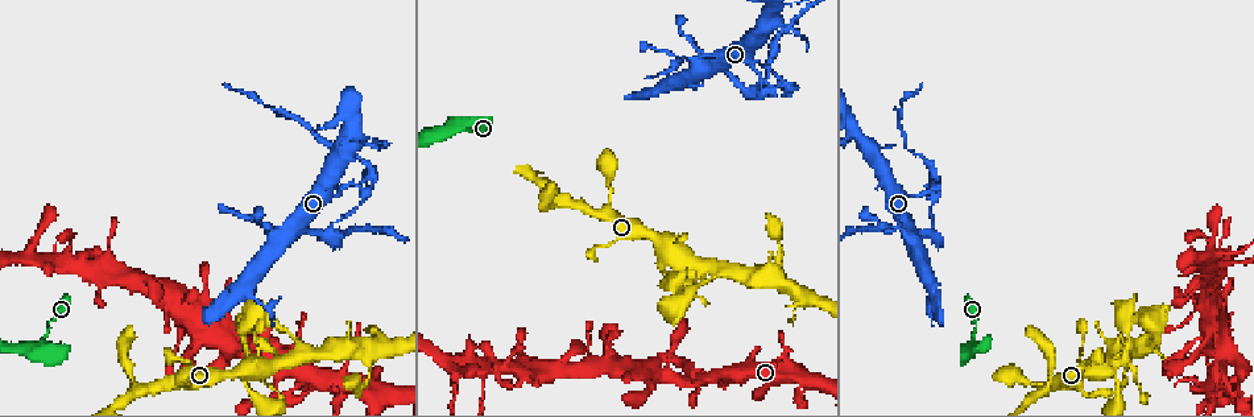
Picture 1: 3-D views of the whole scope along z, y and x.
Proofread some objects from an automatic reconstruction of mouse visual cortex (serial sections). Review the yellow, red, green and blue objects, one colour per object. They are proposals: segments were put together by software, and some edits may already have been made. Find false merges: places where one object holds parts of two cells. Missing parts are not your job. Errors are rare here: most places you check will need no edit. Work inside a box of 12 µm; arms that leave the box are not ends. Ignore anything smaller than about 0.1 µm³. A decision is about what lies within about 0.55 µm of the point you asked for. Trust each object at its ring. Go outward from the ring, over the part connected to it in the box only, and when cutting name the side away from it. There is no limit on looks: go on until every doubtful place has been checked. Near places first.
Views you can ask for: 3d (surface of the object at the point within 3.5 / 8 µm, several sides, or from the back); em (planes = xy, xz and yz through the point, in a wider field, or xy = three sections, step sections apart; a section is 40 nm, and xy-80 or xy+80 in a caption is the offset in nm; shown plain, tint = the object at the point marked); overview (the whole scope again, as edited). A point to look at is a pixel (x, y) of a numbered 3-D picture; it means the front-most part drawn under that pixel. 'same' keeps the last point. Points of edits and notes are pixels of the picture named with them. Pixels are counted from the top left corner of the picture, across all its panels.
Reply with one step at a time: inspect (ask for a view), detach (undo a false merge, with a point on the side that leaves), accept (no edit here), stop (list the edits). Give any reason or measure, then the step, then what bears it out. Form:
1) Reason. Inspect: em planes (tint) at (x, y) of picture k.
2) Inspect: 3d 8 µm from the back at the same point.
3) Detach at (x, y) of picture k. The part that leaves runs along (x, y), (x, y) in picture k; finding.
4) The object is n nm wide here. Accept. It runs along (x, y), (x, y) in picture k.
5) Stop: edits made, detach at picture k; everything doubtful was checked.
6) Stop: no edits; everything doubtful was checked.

Abrupt turn. Inspect: 3d 3.5 µm at (933, 189) of picture 1.

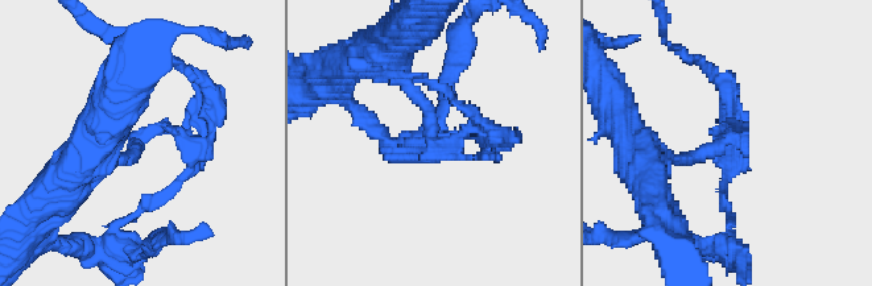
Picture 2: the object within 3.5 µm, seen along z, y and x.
Inspect: em xy step 1 (tint) at (729, 143) of picture 2.

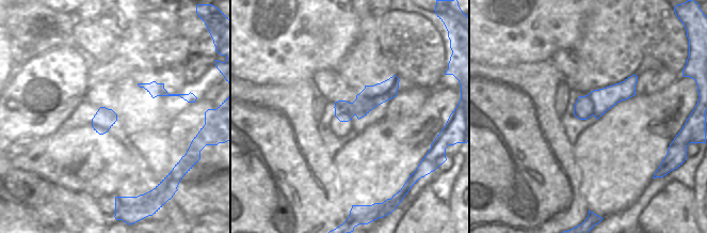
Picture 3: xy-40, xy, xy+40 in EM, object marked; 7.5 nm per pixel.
Accept. It runs along (397, 67), (438, 145), (503, 136) in picture 2; one cell here.

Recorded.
Sharp bend. Inspect: em xy step 2 (tint) at (335, 237) of picture 1.

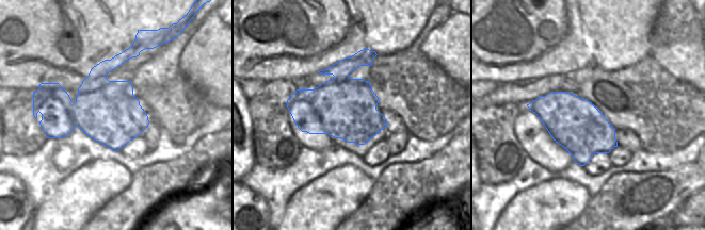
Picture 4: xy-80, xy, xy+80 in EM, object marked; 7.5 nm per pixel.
See where the arms go. Inspect: 3d 3.5 µm at the same point.

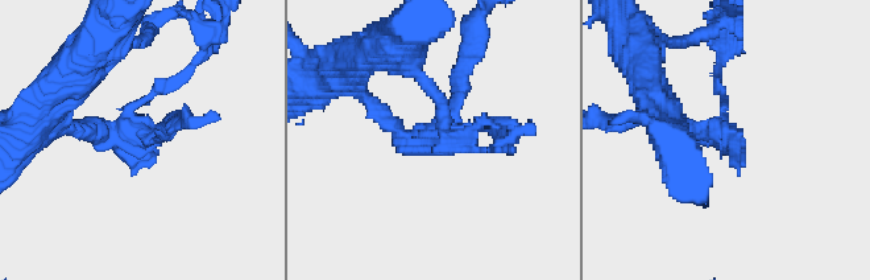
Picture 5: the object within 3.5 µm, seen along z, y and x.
Accept. It runs along (67, 127), (161, 139), (169, 123) in picture 5; all the same cell.

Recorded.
Abrupt turn. Inspect: 3d 3.5 µm at (368, 188) of picture 1.

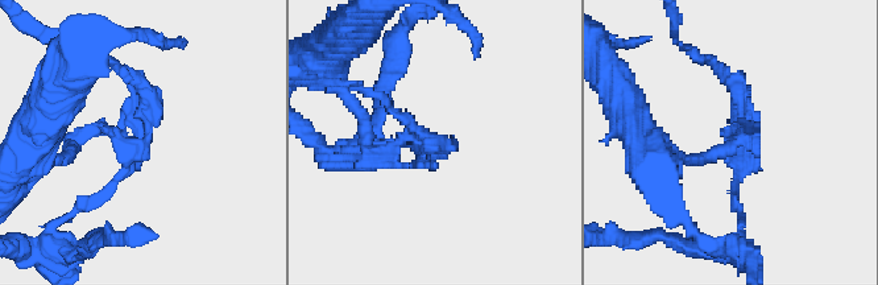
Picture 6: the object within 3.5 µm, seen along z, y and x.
The arms are 150, 200 nm wide. Inspect: em xy step 2 (tint) at (143, 142) of picture 6.

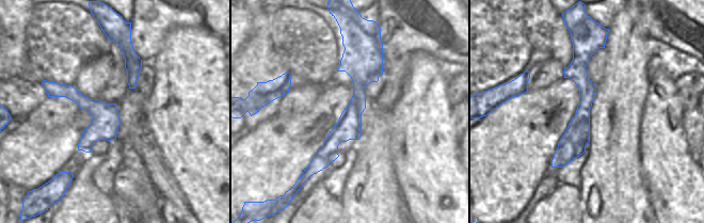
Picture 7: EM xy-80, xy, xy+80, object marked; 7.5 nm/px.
Accept. It runs along (358, 41), (357, 105), (314, 171) in picture 7; continuous, no second cell.

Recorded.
Narrows sharply. Inspect: 3d 3.5 µm at (975, 338) of picture 1.

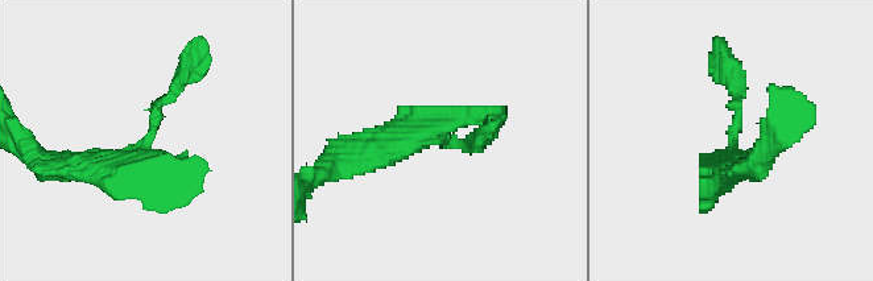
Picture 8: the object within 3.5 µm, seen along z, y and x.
Now the EM. Inspect: em xy step 1 (tint) at (142, 147) of picture 8.

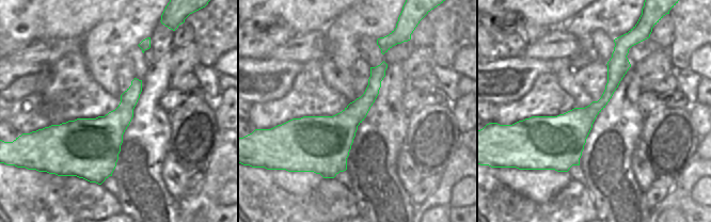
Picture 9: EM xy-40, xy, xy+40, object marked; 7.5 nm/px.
Accept. It runs along (186, 73), (121, 166), (65, 166) in picture 8; one cell here.

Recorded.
Stop: no edits; everything doubtful was checked.

